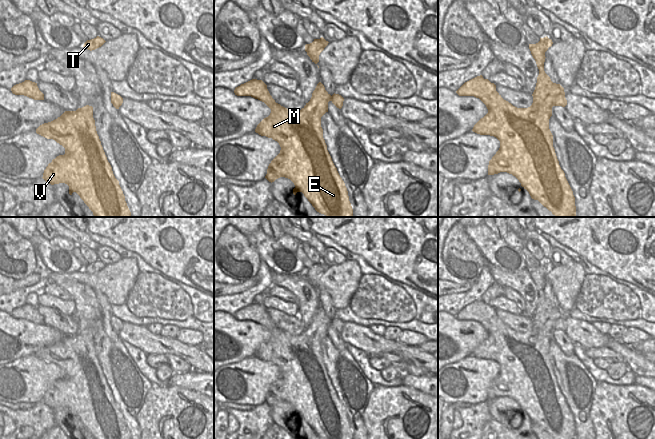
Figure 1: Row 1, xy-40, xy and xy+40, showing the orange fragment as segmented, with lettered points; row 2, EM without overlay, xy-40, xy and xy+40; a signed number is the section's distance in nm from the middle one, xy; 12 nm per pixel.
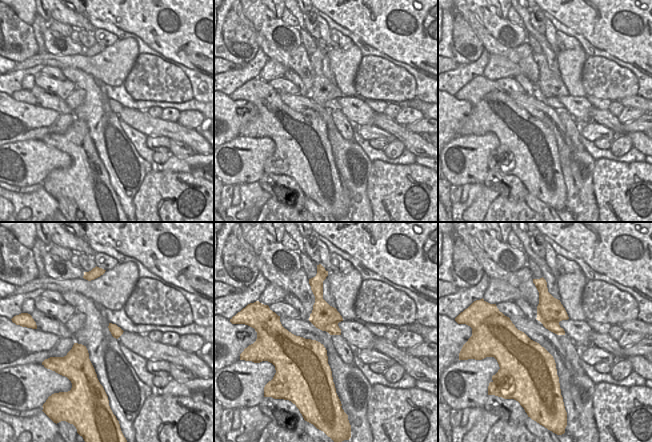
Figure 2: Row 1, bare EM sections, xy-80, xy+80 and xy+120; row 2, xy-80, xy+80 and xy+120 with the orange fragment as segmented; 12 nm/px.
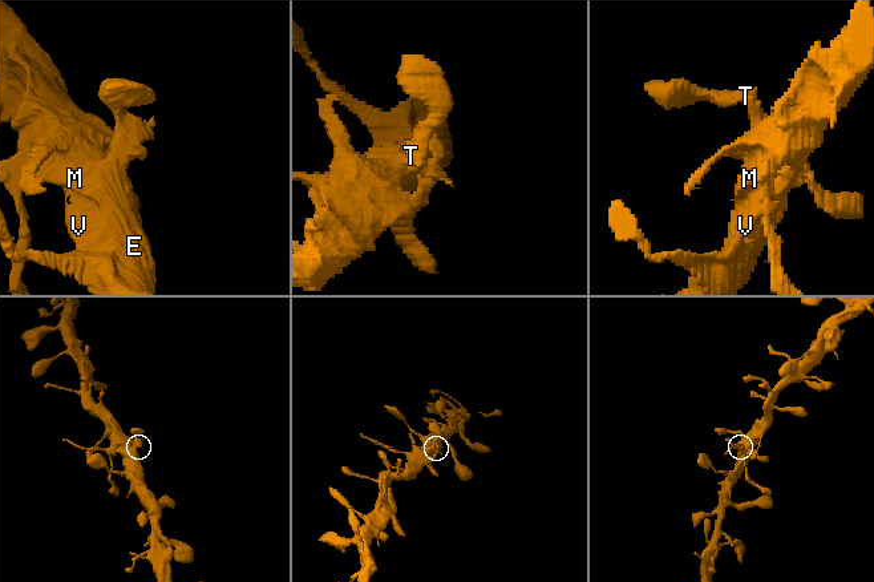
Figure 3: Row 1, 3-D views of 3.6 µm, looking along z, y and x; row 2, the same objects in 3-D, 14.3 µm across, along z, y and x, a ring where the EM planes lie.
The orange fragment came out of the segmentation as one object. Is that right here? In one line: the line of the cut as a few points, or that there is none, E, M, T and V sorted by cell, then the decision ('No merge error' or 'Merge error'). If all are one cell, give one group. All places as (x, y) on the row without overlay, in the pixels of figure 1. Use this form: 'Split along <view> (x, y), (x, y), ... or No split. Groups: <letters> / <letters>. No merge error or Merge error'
No split. Groups: E M T V. No merge error.

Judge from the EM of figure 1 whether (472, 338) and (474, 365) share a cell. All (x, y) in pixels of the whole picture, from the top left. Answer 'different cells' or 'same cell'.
different cells

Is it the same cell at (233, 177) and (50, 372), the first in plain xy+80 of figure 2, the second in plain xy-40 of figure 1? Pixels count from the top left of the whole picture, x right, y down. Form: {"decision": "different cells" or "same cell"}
{"decision": "same cell"}

